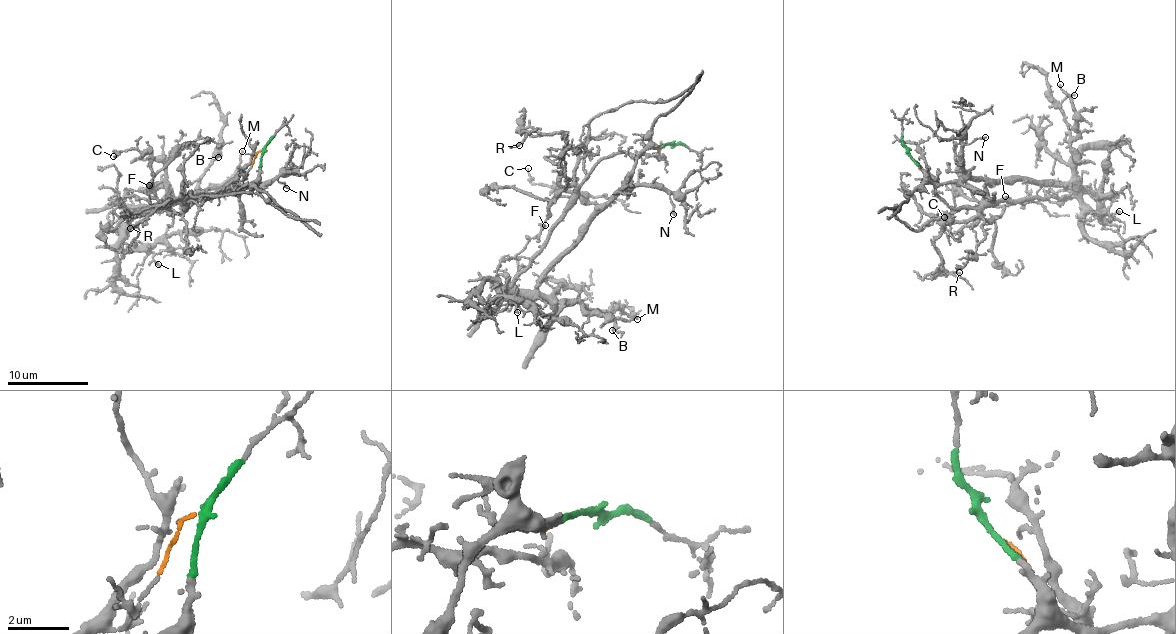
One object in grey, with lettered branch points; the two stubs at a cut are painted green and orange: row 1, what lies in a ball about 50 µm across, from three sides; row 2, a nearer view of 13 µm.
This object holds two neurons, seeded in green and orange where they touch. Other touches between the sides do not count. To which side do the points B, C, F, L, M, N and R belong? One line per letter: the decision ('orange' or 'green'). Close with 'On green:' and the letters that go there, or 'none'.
B: green
C: orange
F: orange
L: green
M: green
N: green
R: orange
On green: B, L, M, N

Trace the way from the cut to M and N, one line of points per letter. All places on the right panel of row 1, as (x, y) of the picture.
M: (908, 153), (928, 178), (945, 183), (1068, 181), (1076, 120), (1059, 84)
N: (908, 153), (928, 178), (939, 183), (962, 177), (958, 159), (965, 145), (985, 136)

